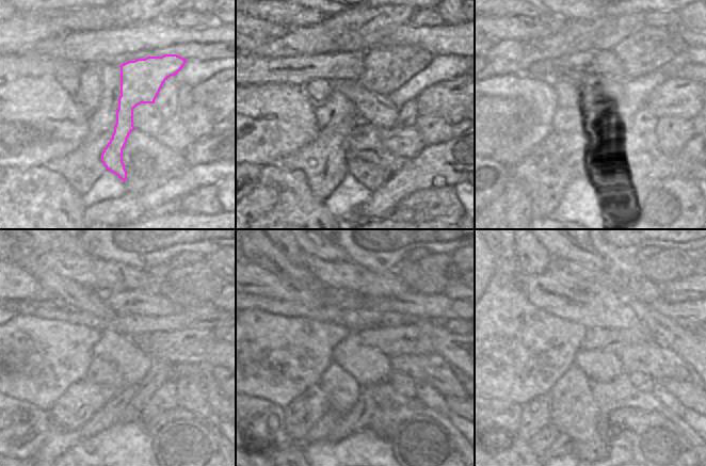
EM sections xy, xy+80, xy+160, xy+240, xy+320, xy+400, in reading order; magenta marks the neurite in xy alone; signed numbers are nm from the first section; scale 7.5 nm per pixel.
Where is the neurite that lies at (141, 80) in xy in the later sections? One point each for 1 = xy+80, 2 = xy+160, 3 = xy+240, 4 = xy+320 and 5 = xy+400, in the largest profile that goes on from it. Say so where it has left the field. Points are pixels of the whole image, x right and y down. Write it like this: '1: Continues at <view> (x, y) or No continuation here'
1: Continues at xy+80 (386, 68)
2: Continues at xy+160 (644, 52)
3: Continues at xy+240 (190, 286)
4: Continues at xy+320 (432, 275)
5: Continues at xy+400 (668, 264).

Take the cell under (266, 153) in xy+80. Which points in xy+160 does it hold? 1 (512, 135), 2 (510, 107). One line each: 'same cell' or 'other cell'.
1: other cell
2: same cell

